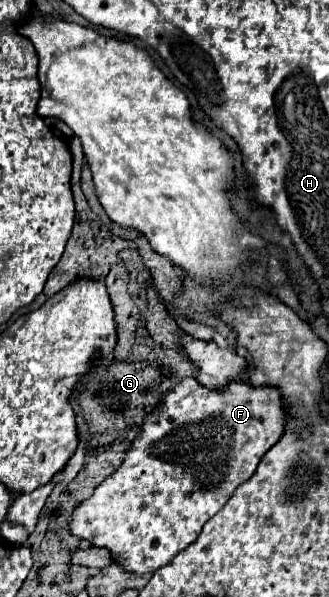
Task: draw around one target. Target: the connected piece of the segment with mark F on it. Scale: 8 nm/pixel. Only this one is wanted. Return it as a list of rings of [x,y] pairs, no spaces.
[[[190,377],[184,379],[172,391],[168,391],[168,395],[164,395],[164,399],[162,399],[162,405],[152,415],[146,417],[142,433],[134,439],[132,447],[128,449],[128,453],[122,461],[122,465],[118,467],[118,471],[114,471],[108,479],[104,479],[94,489],[92,497],[88,497],[86,501],[82,501],[78,505],[78,509],[72,515],[72,523],[70,523],[72,533],[80,539],[90,541],[94,547],[106,547],[110,551],[112,559],[116,563],[120,563],[126,571],[132,571],[132,573],[138,573],[138,575],[158,571],[162,565],[172,561],[184,547],[188,547],[200,535],[202,525],[226,505],[226,501],[236,491],[236,487],[252,477],[252,473],[256,471],[262,455],[268,451],[268,447],[272,447],[282,437],[282,431],[284,431],[284,411],[282,411],[282,407],[284,407],[284,403],[280,399],[278,389],[274,389],[274,387],[252,387],[252,385],[246,385],[246,383],[240,383],[240,381],[232,381],[226,389],[212,391],[212,389],[204,387],[202,383],[198,383],[196,379],[190,379]]]

